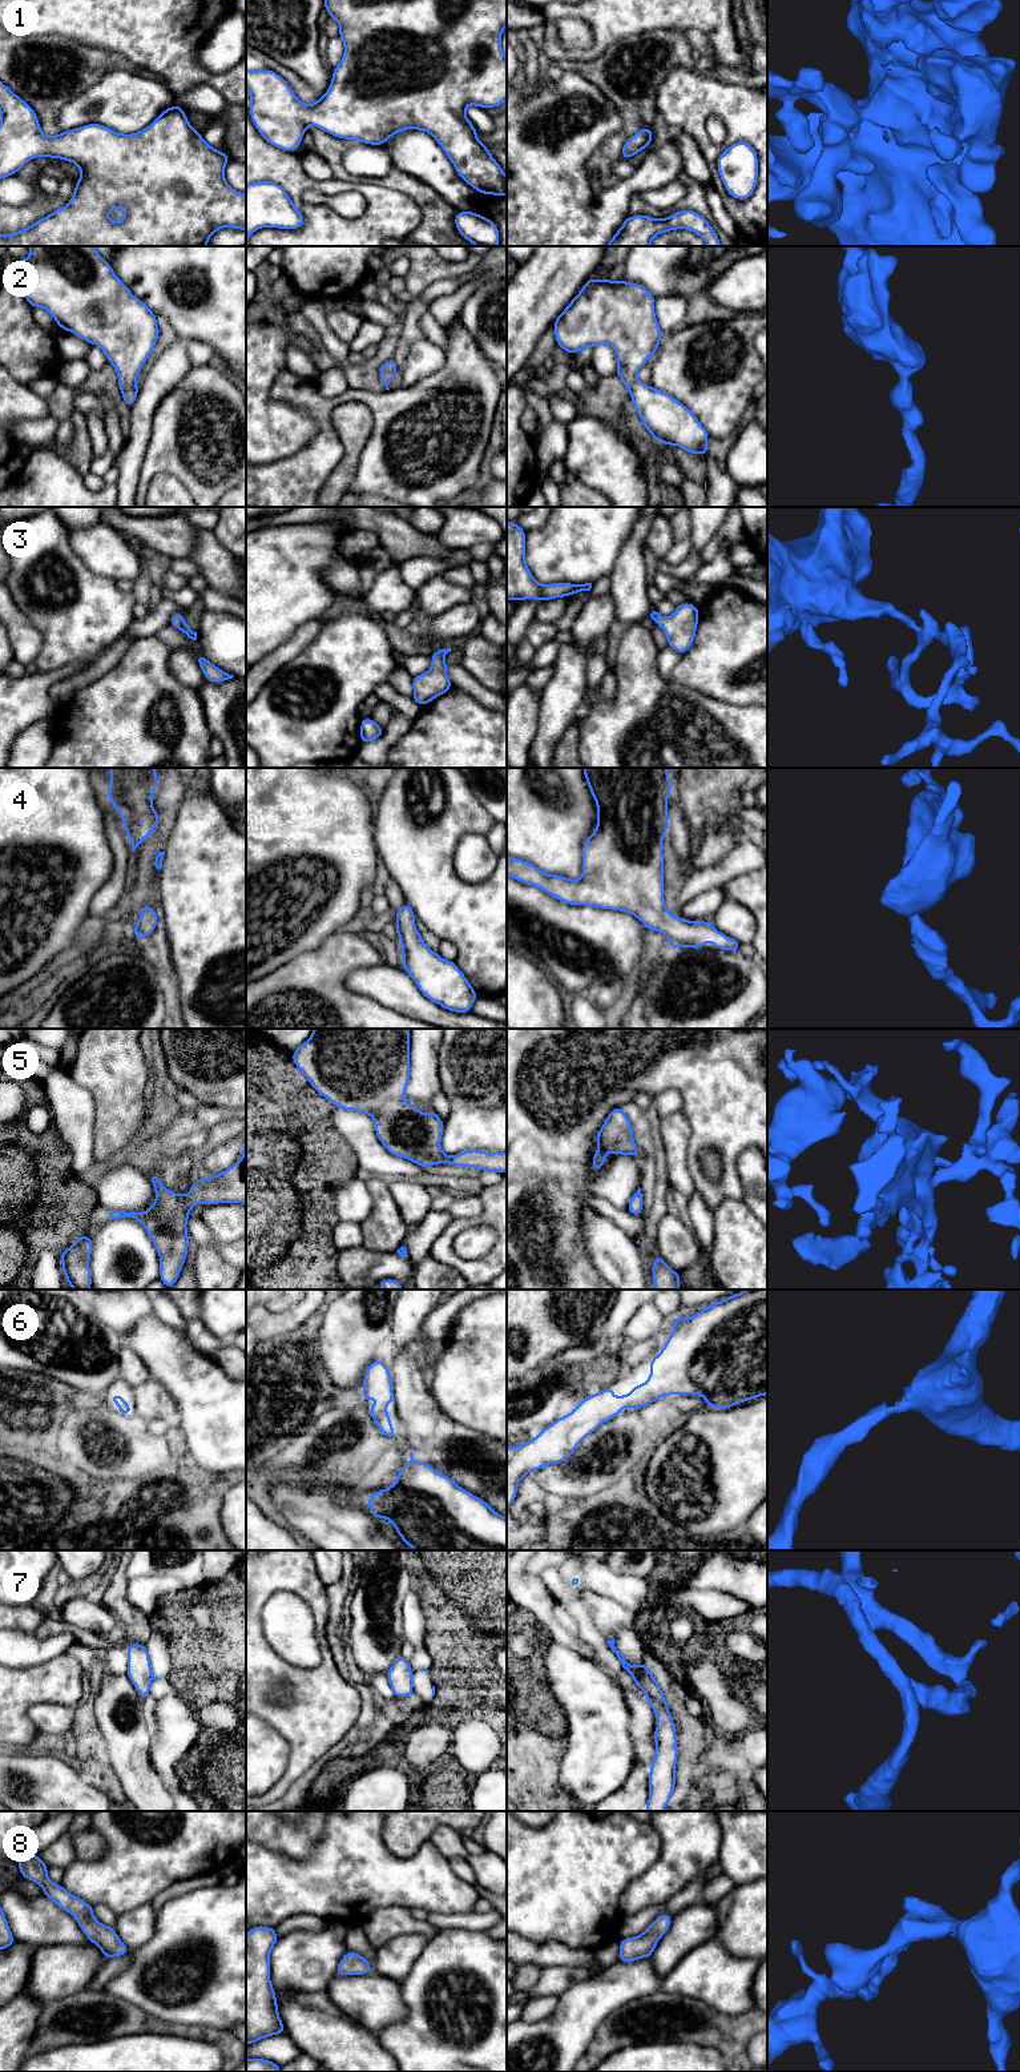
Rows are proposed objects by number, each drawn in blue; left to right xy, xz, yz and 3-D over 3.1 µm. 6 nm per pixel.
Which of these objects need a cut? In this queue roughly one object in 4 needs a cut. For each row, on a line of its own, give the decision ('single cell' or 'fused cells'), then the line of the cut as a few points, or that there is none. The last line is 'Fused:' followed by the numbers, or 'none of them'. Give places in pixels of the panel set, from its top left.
1: single cell; cut none
2: single cell; cut none
3: single cell; cut none
4: single cell; cut none
5: single cell; cut none
6: single cell; cut none
7: fused cells; cut yz (625, 1668), (635, 1678), (642, 1674)
8: single cell; cut none
Fused: 7

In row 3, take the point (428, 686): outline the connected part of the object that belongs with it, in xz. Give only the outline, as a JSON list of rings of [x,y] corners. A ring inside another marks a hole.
[[[451,648],[435,651],[431,656],[431,668],[428,672],[412,676],[414,695],[412,700],[424,707],[434,699],[444,695],[452,688],[451,680],[446,672],[446,655]]]

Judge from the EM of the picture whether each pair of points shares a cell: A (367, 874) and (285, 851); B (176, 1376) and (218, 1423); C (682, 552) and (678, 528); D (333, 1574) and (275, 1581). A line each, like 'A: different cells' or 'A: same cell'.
A: same cell
B: same cell
C: same cell
D: different cells

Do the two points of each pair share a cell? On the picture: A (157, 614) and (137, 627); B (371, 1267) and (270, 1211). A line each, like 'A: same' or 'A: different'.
A: same
B: different

